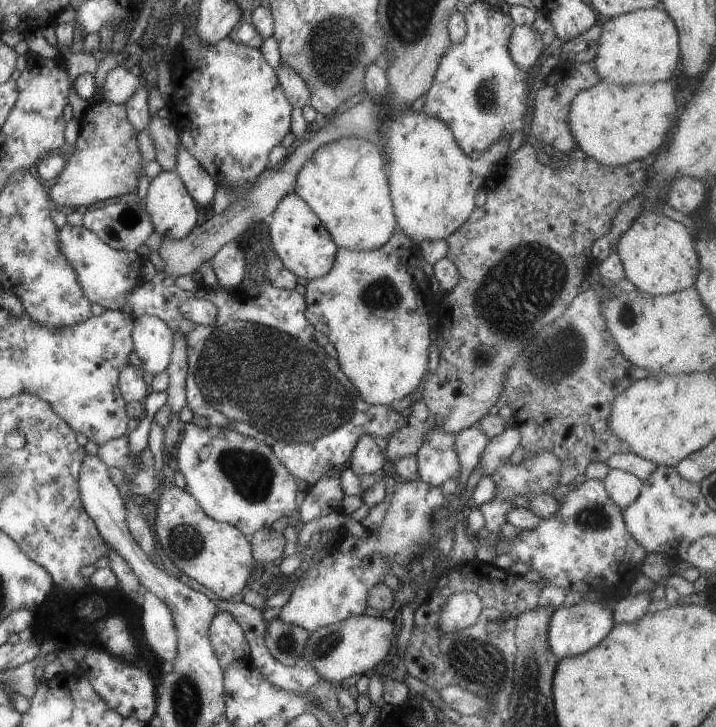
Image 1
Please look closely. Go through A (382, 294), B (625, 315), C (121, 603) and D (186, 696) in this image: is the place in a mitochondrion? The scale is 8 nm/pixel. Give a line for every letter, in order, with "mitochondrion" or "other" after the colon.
A: mitochondrion
B: mitochondrion
C: other
D: mitochondrion

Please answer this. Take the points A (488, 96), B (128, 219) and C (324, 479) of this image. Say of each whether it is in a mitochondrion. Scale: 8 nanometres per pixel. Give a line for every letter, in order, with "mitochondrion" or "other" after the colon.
A: mitochondrion
B: mitochondrion
C: other

